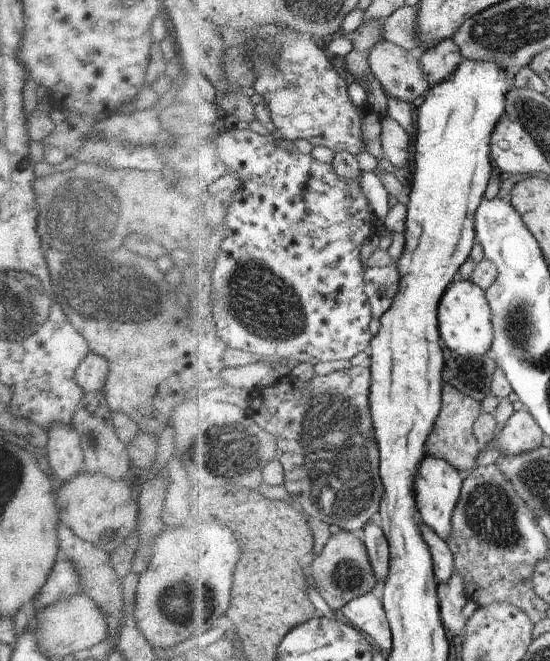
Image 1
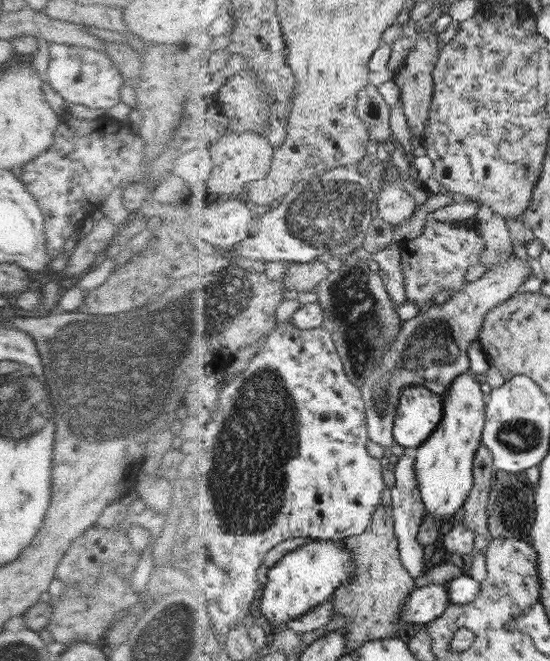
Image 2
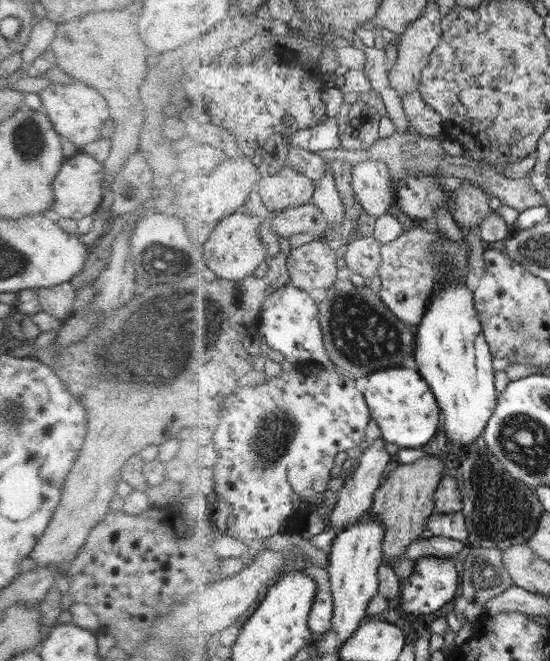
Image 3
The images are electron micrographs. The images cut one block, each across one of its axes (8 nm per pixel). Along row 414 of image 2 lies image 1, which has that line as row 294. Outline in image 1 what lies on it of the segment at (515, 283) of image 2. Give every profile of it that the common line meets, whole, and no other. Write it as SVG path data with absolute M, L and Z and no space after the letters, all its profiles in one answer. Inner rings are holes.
M395 233L390 247L393 263L387 267L370 267L366 273L366 292L373 306L373 316L381 318L392 308L401 289L399 260L407 247L407 233Z

